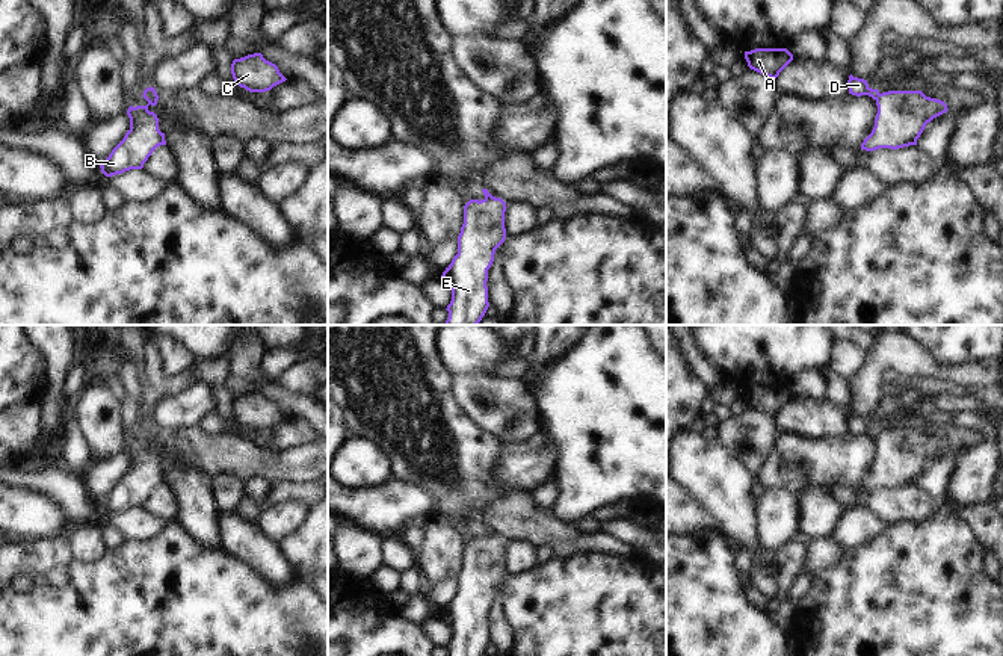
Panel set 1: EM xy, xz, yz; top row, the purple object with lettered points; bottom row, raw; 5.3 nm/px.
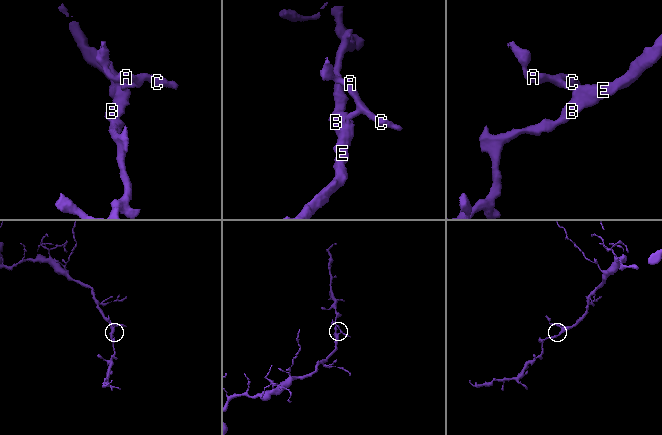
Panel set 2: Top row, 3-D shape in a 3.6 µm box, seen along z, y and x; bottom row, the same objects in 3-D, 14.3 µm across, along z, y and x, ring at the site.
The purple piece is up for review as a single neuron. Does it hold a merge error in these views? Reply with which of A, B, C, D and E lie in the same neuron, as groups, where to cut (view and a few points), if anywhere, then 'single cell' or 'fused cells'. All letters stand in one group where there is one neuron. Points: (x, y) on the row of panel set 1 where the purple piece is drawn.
groups A C D / B E; cut xy (157, 95), (148, 103); fused cells

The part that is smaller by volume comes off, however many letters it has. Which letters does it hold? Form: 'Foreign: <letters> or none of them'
Foreign: A, C, D

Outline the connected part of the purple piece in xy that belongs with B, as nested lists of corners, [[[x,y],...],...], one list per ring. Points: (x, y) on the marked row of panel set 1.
[[[157,98],[150,101],[147,106],[130,106],[127,115],[130,118],[130,130],[125,133],[124,139],[112,150],[109,157],[100,165],[101,172],[106,177],[112,177],[116,174],[122,174],[130,169],[142,169],[144,163],[153,154],[153,151],[160,147],[166,145],[165,133],[159,130],[159,118],[154,112],[148,110],[148,106],[156,106]]]

